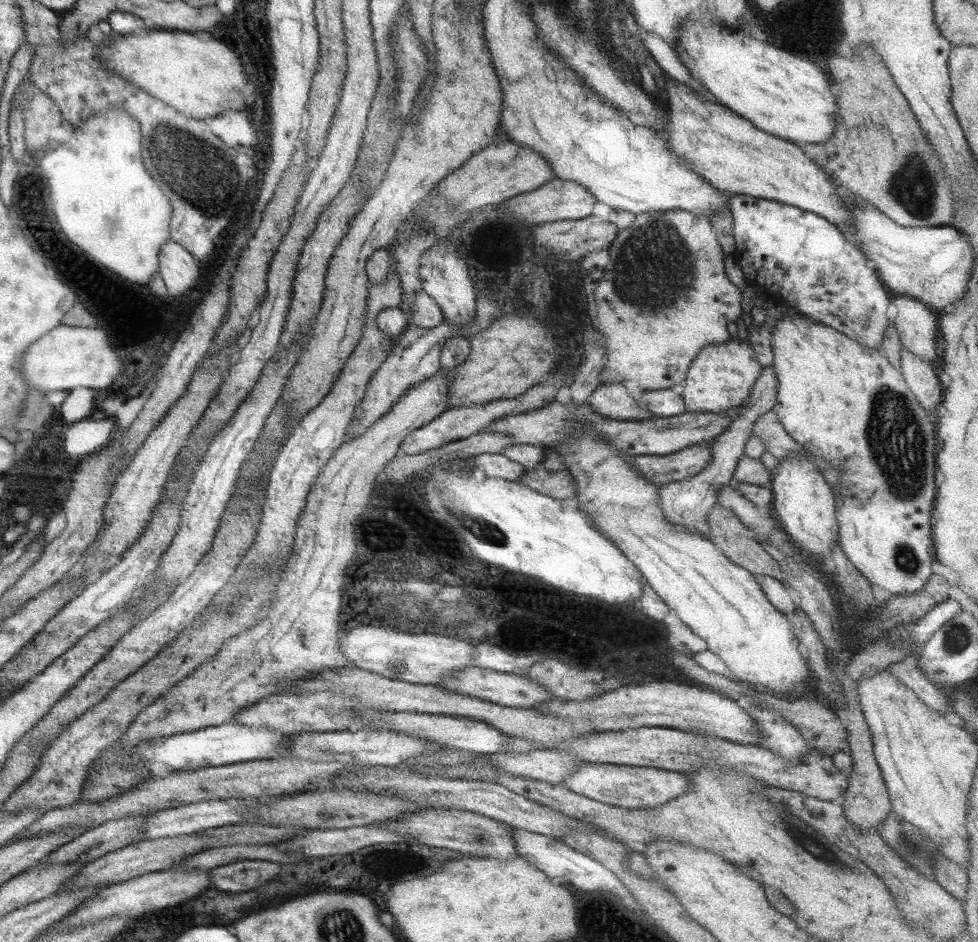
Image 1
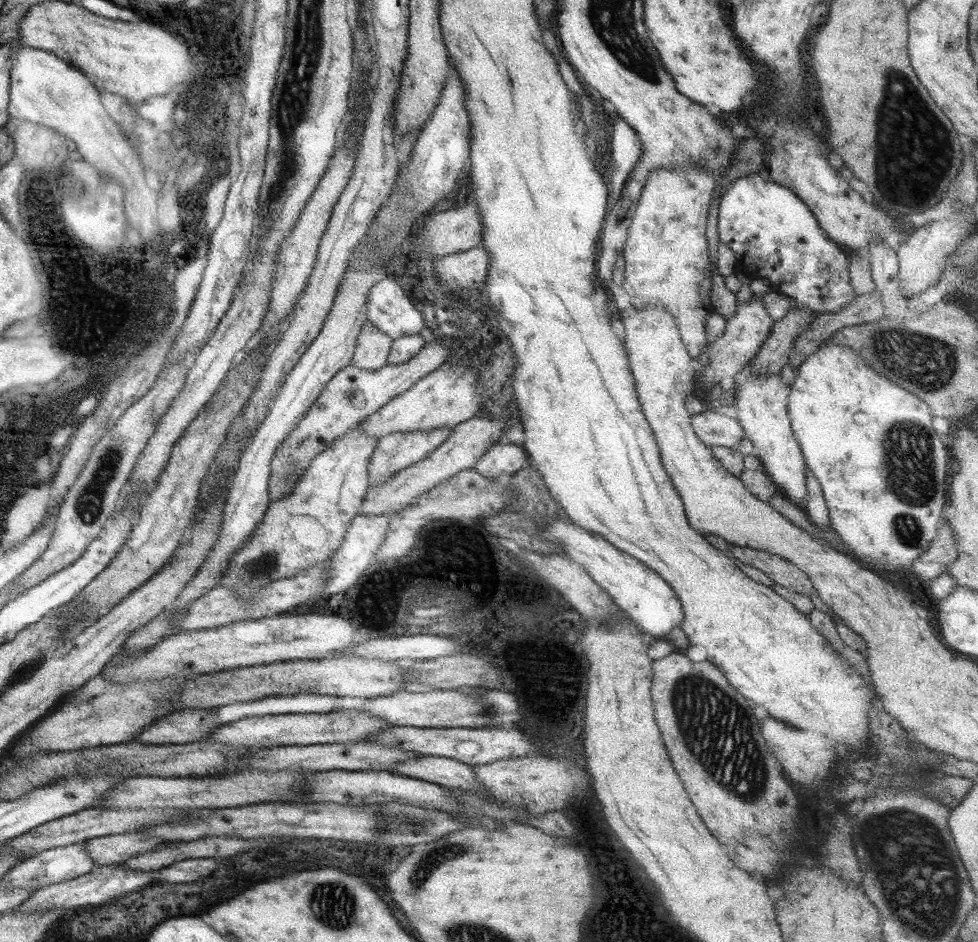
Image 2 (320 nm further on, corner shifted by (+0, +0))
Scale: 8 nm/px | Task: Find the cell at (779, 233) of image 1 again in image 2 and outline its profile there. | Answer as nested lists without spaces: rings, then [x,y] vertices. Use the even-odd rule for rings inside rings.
[[[763,173],[741,176],[732,182],[720,199],[717,231],[720,242],[729,246],[735,254],[736,274],[744,273],[753,280],[765,278],[771,284],[770,290],[793,298],[800,307],[816,314],[836,312],[857,296],[850,284],[848,251],[820,228],[816,217],[799,196],[788,187],[765,179]]]

